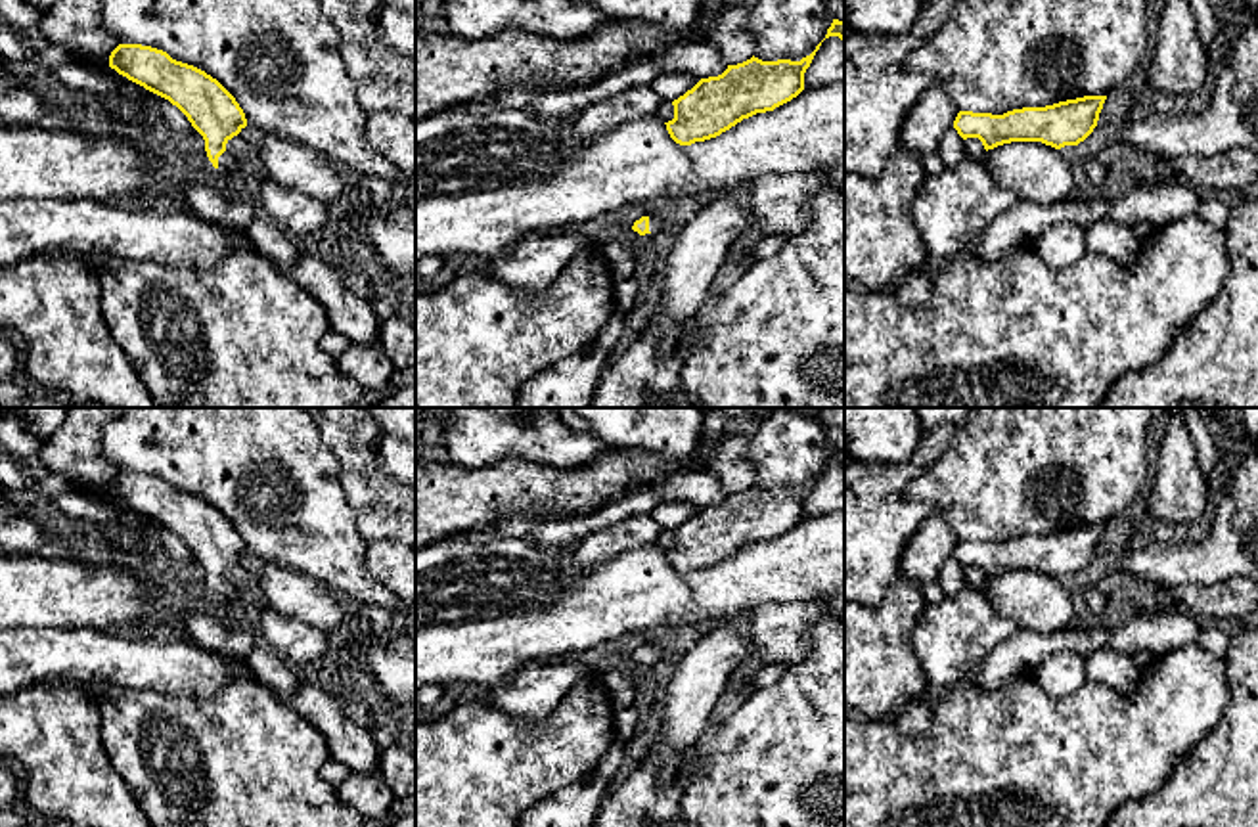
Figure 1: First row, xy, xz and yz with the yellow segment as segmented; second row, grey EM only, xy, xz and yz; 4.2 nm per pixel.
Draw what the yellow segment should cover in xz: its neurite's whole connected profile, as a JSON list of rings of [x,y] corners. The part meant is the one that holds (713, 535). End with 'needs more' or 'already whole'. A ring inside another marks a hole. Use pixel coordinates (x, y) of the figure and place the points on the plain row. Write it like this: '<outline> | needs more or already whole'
[[[821,471],[800,490],[762,490],[753,484],[743,492],[728,494],[728,498],[718,505],[701,507],[691,519],[672,530],[674,548],[664,551],[670,567],[680,574],[705,570],[730,559],[743,548],[756,542],[774,540],[775,536],[791,530],[804,519],[804,502],[820,475]]] | already whole

